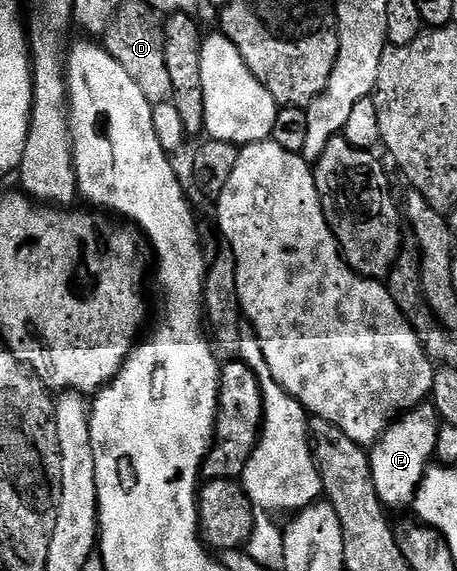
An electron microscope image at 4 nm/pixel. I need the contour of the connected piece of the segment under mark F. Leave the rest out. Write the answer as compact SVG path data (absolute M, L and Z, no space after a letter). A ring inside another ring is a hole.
M423 402L412 411L399 416L369 449L372 482L376 486L376 494L387 509L402 508L405 504L406 507L413 505L424 474L435 459L439 427L438 412L433 403Z

